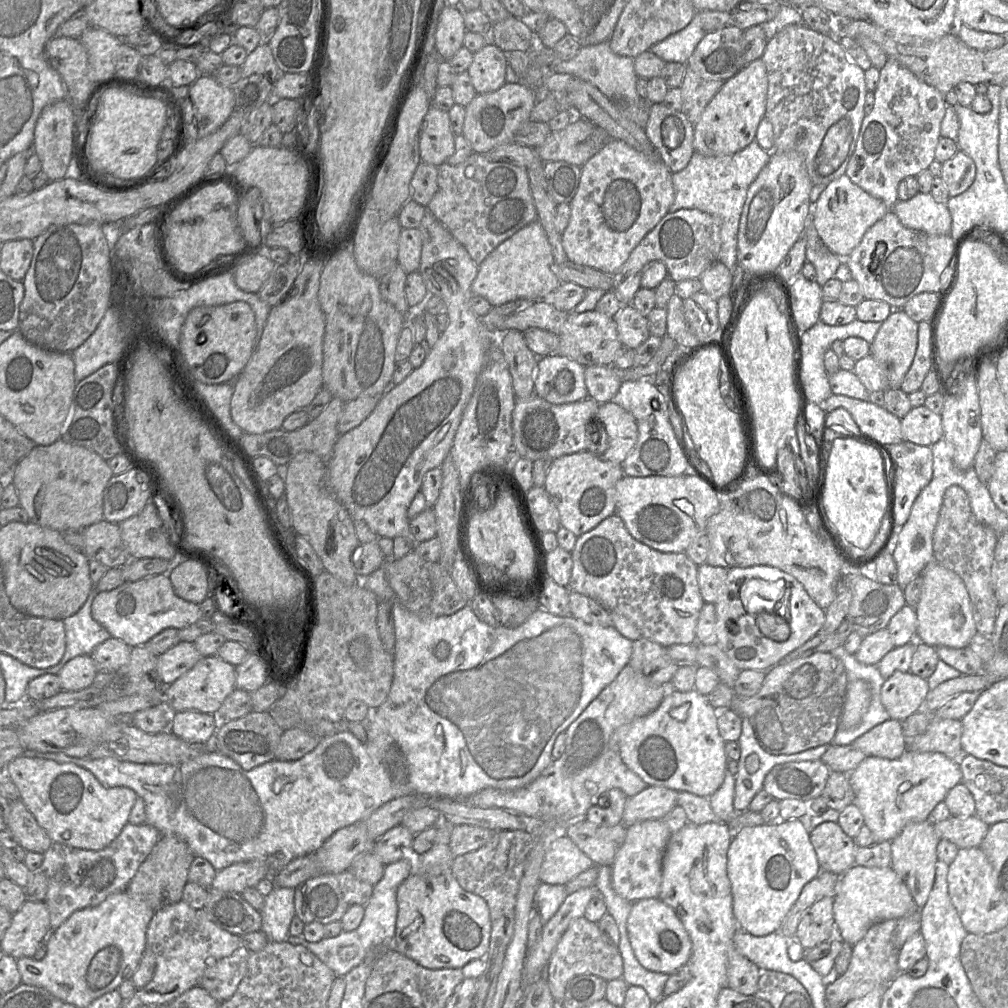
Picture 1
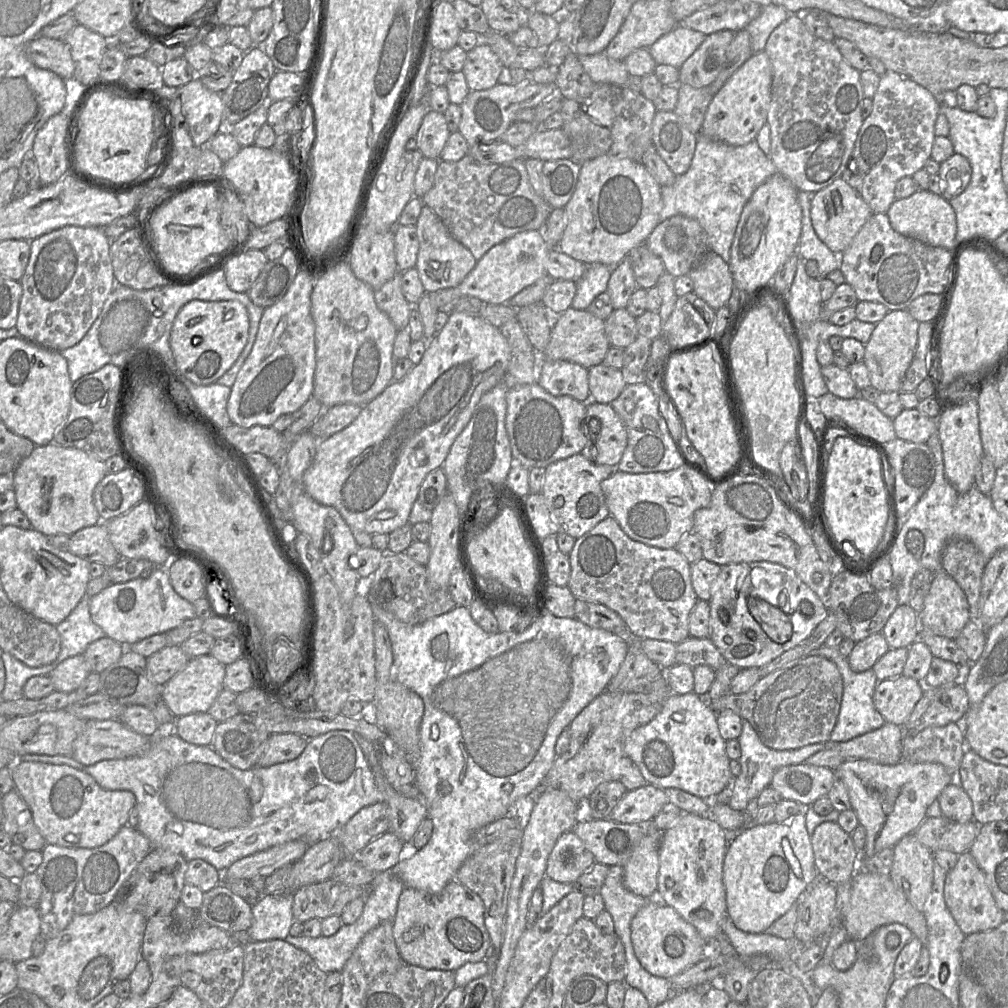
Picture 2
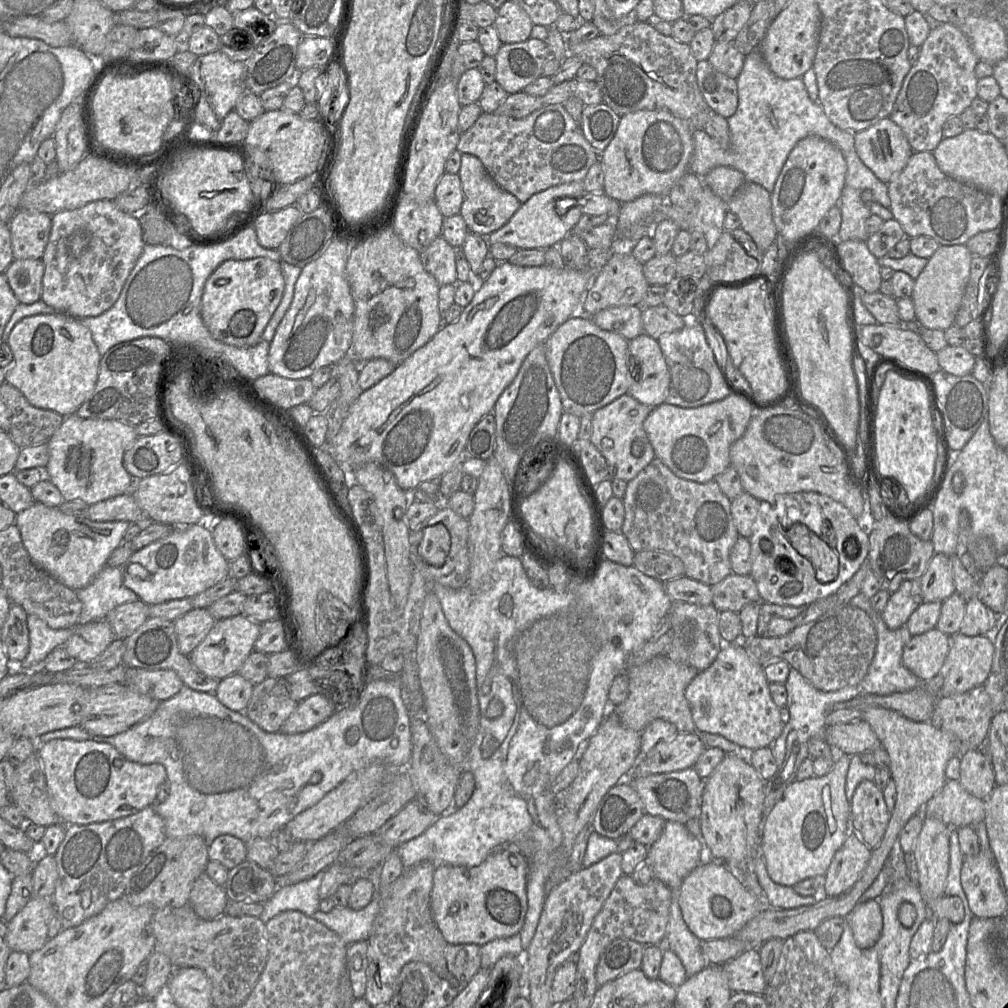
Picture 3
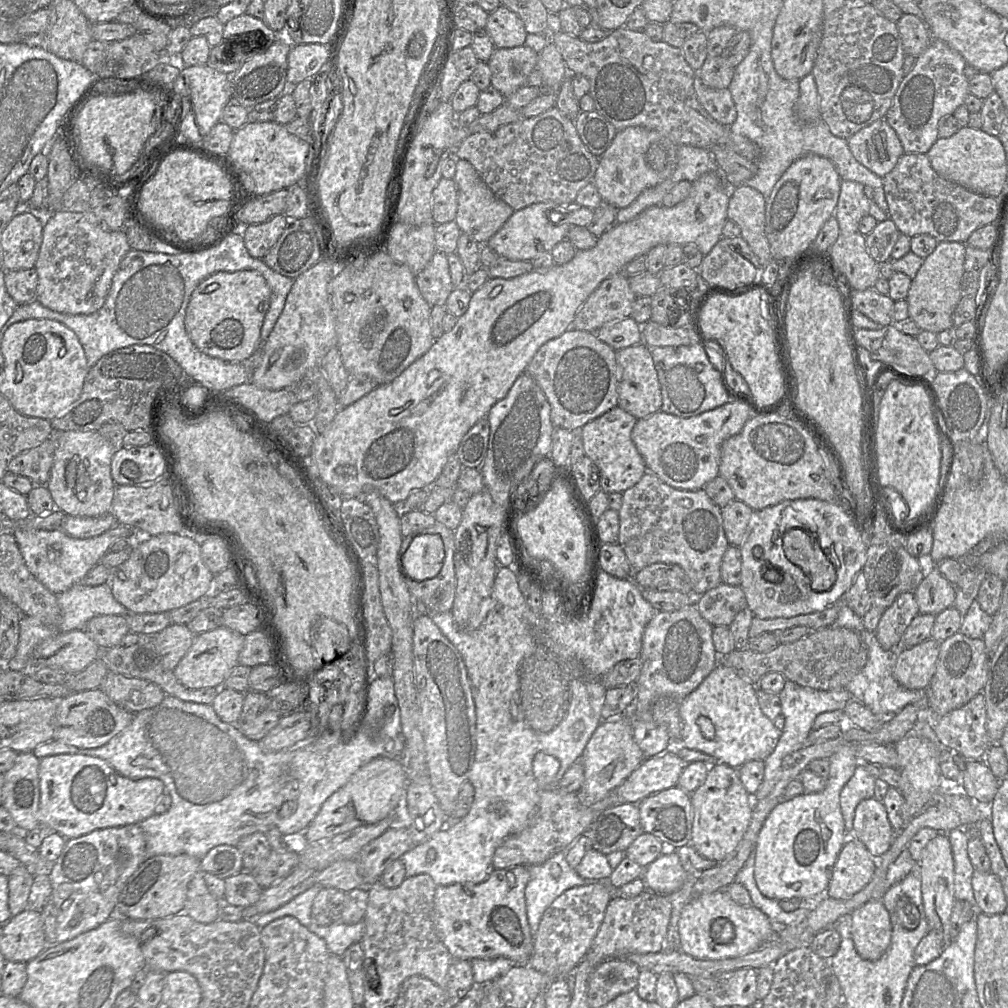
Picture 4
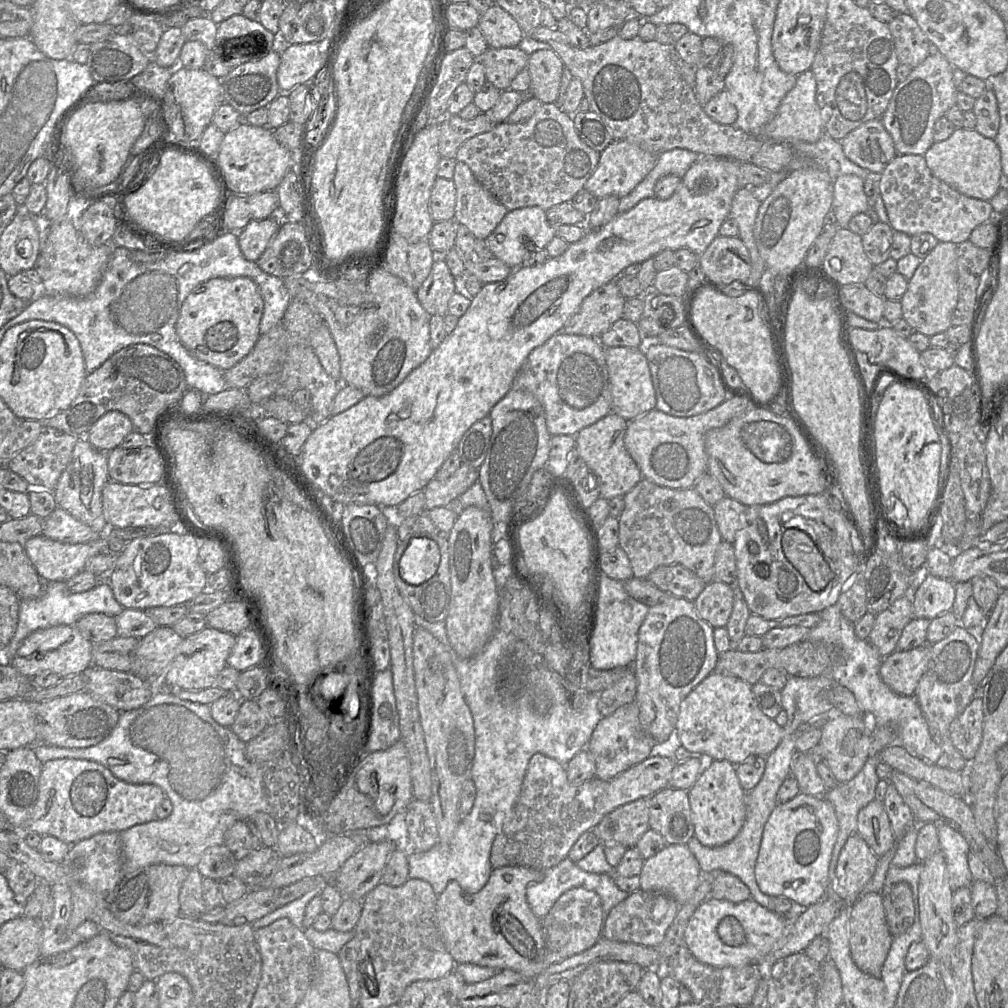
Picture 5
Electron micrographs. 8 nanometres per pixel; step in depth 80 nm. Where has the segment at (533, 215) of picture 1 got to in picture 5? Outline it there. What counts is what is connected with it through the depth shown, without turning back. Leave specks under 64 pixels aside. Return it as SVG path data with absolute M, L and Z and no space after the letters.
M456 162L453 181L456 187L455 222L466 226L475 239L485 240L508 209L476 179L467 164Z

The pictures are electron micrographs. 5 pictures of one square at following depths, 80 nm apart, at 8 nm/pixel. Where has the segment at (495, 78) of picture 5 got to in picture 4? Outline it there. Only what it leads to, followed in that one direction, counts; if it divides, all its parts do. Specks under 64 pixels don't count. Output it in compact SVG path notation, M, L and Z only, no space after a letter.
M527 45L511 48L495 48L488 60L491 71L491 84L505 97L527 84L530 73L536 68L538 53Z

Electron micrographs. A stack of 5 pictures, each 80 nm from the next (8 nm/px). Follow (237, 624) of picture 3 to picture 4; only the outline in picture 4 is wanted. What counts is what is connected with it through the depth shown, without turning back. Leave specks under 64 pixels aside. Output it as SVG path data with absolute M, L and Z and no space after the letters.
M224 626L196 635L188 652L172 670L176 679L191 689L222 687L230 671L238 665L238 656L244 644L244 636Z

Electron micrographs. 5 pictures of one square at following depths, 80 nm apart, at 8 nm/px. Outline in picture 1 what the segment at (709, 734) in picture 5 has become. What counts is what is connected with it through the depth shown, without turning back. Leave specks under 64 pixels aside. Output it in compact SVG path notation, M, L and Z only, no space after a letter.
M830 652L776 665L766 671L760 690L751 697L735 697L731 709L750 721L762 748L774 755L794 754L831 744L848 684L845 667Z

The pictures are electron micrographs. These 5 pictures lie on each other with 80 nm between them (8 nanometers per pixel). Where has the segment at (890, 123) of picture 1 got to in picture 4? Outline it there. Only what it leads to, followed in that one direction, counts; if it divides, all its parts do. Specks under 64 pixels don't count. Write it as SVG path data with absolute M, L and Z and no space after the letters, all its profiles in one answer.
M885 118L861 129L847 142L854 158L881 178L891 172L905 154L899 137Z

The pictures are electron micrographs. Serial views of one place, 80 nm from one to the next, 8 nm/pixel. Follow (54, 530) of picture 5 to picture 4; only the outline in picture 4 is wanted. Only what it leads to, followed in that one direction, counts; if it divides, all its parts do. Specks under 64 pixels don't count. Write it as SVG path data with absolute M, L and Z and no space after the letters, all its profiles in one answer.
M111 513L98 517L66 515L60 529L73 538L85 539L99 536L116 524L116 519Z

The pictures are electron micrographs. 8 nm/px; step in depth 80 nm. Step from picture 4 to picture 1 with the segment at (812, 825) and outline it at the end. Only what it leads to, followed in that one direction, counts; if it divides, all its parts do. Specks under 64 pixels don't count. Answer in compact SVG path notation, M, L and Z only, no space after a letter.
M820 760L776 765L766 775L763 789L774 799L798 799L806 804L821 796L831 770Z

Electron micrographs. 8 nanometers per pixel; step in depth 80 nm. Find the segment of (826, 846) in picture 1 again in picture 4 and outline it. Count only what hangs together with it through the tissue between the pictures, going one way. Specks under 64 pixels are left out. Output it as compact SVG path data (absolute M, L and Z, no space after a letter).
M852 833L839 852L825 895L848 898L859 892L872 878L875 858Z

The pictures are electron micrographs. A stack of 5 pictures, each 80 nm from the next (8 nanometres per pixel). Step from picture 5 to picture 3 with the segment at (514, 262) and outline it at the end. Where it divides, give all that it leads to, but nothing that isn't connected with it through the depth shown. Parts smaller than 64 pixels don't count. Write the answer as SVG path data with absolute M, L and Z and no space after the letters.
M583 180L559 184L534 194L519 207L505 225L488 235L489 244L503 243L518 249L557 246L582 217L577 200L585 194Z

